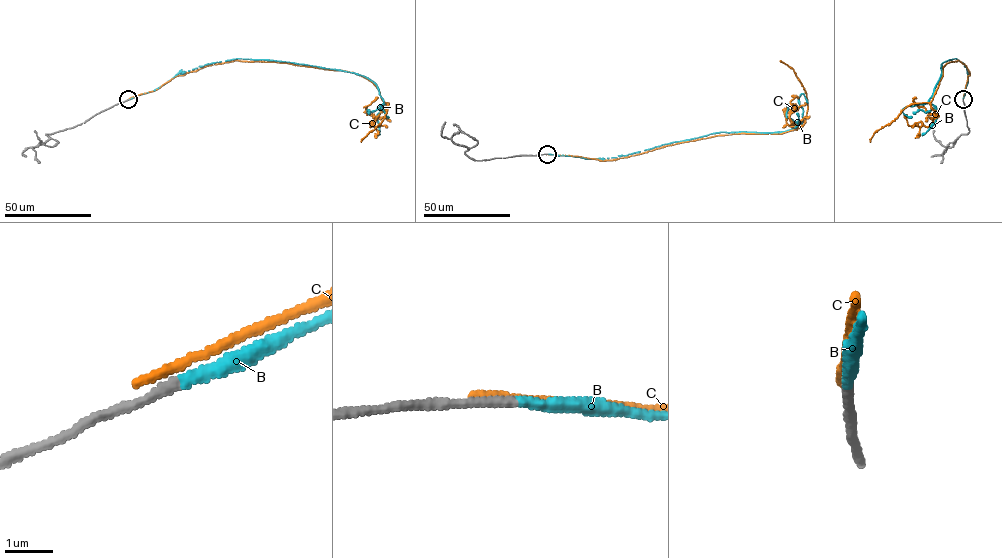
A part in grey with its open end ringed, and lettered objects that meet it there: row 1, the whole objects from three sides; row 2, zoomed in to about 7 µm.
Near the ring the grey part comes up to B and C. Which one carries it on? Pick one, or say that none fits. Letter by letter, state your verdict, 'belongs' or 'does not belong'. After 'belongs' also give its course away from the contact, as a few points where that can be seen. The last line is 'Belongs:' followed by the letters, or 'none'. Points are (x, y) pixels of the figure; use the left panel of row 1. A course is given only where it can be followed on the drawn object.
B: belongs; course (128, 99), (199, 66), (237, 58), (265, 59), (365, 76), (376, 85), (383, 99), (380, 105), (389, 117)
C: does not belong
Belongs: B

